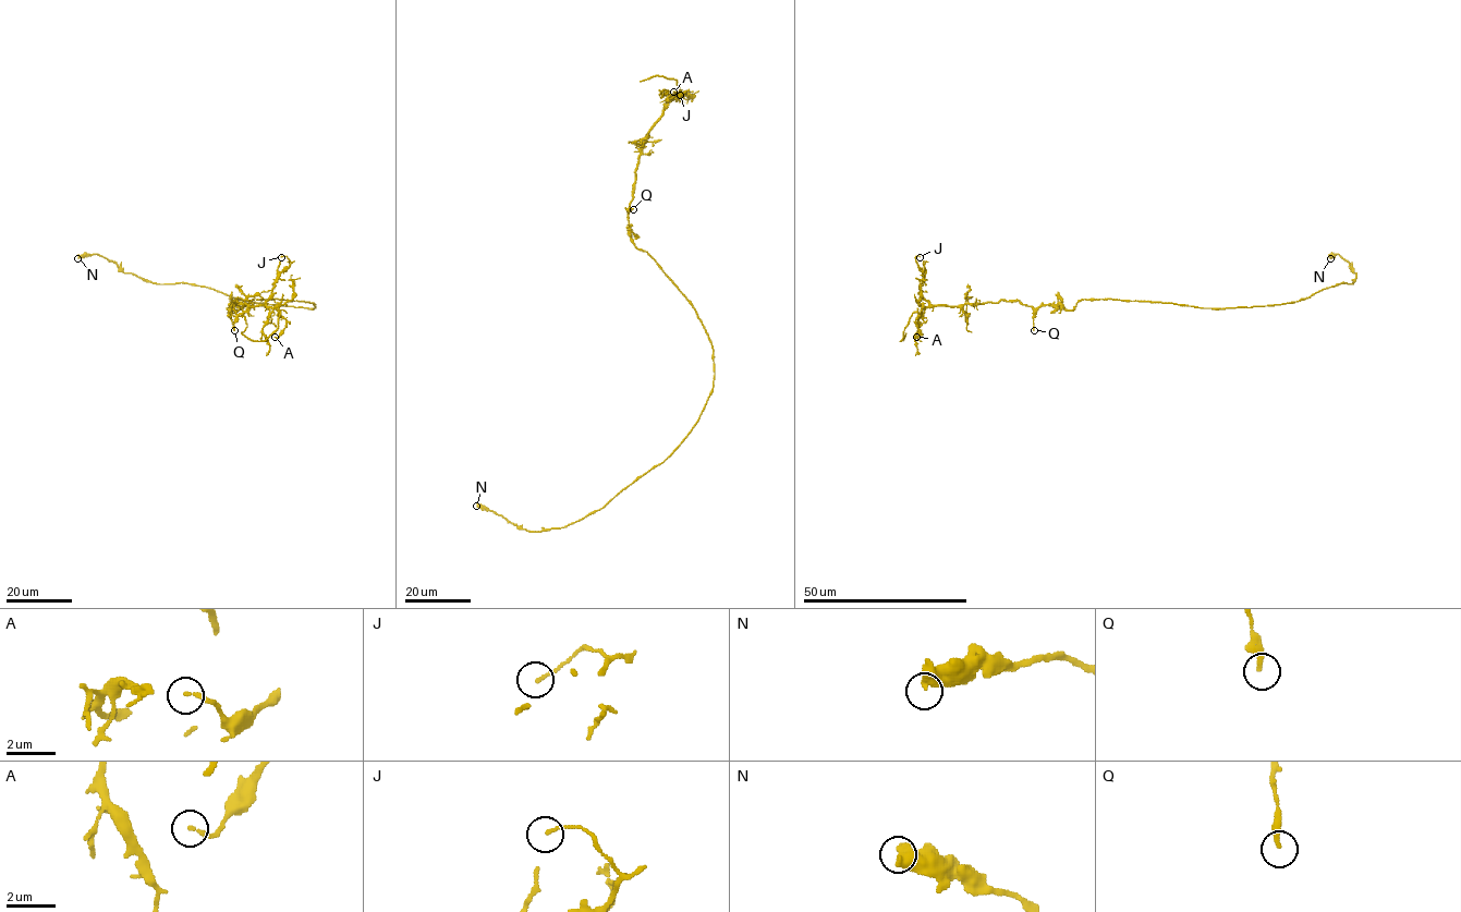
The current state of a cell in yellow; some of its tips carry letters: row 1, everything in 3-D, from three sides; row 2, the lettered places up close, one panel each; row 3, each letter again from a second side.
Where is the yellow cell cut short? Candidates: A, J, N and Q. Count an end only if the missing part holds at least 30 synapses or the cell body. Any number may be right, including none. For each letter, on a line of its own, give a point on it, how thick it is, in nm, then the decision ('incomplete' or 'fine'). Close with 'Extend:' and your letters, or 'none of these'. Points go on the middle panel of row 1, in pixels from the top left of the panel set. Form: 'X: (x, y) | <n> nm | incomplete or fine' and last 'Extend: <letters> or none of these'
A: (673, 92) | 160 nm | fine
J: (680, 95) | 110 nm | fine
N: (476, 506) | 380 nm | fine
Q: (633, 209) | 220 nm | fine
Extend: none of these

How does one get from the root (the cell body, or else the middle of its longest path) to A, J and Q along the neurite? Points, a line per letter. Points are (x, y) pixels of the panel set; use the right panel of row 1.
A: (1165, 302), (1081, 299), (1072, 309), (1002, 300), (930, 305), (916, 319), (916, 337)
J: (1165, 302), (1081, 299), (1072, 309), (1002, 300), (935, 305), (921, 294), (920, 257)
Q: (1165, 302), (1081, 299), (1072, 309), (1060, 305), (1042, 305), (1033, 318), (1034, 330)

